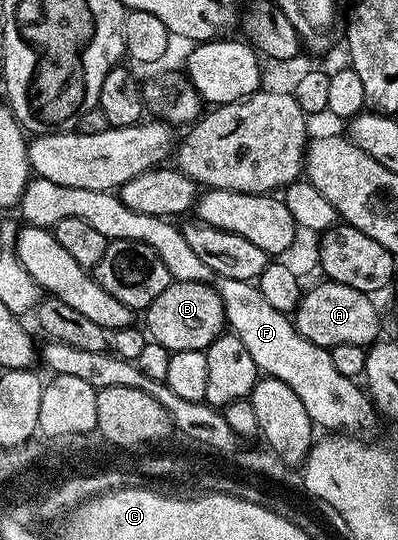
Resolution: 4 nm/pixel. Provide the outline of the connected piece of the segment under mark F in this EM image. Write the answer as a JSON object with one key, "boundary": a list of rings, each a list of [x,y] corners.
{"boundary":[[[31,178],[28,181],[17,208],[18,211],[23,211],[24,221],[27,224],[36,224],[42,228],[54,229],[55,224],[62,222],[64,218],[82,218],[84,222],[89,222],[89,226],[105,234],[109,242],[113,240],[145,242],[145,246],[157,250],[161,262],[165,262],[169,270],[172,281],[201,282],[202,284],[211,284],[213,281],[213,286],[219,291],[219,297],[223,303],[223,318],[226,327],[237,338],[241,338],[245,350],[249,350],[253,362],[257,362],[263,376],[272,376],[285,382],[285,386],[289,386],[289,390],[293,390],[293,394],[301,398],[301,402],[305,405],[305,414],[309,414],[312,425],[319,427],[320,424],[321,427],[327,428],[323,430],[330,430],[335,434],[363,434],[359,432],[367,432],[374,426],[377,409],[370,395],[360,385],[359,389],[355,385],[358,383],[352,377],[341,374],[335,369],[330,351],[309,342],[309,338],[301,335],[295,329],[292,317],[288,313],[273,310],[273,305],[265,299],[265,294],[261,294],[258,283],[216,276],[201,258],[197,258],[196,251],[189,246],[189,243],[185,242],[178,223],[172,222],[168,217],[157,216],[154,211],[149,214],[137,214],[137,210],[129,210],[129,206],[125,206],[125,202],[114,191],[81,190],[81,186],[61,186],[57,182],[38,178]]]}

